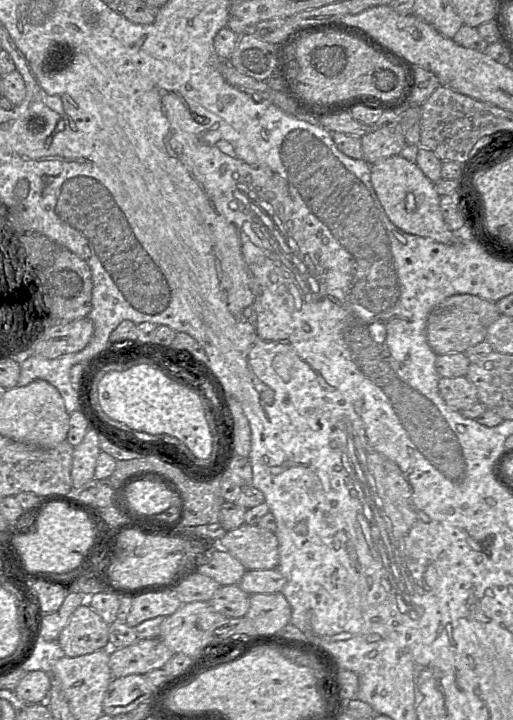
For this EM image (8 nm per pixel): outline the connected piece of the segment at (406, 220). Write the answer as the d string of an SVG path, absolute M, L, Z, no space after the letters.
M400 155L379 160L371 164L371 183L390 222L402 231L443 244L471 239L465 232L454 232L445 223L440 207L441 196L435 183L423 173L416 162L410 162Z

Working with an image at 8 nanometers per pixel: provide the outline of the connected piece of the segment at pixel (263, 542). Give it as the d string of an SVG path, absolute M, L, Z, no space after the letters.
M247 525L227 531L218 546L228 551L246 570L277 569L279 543L275 532Z

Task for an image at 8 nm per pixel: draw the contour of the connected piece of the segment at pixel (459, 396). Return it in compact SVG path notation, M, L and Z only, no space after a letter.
M466 376L440 377L438 389L444 401L457 410L470 407L478 401L477 390Z

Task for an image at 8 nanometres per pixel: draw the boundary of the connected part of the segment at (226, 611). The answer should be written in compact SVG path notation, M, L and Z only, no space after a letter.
M238 585L220 586L209 604L228 618L245 617L250 607L250 596Z

